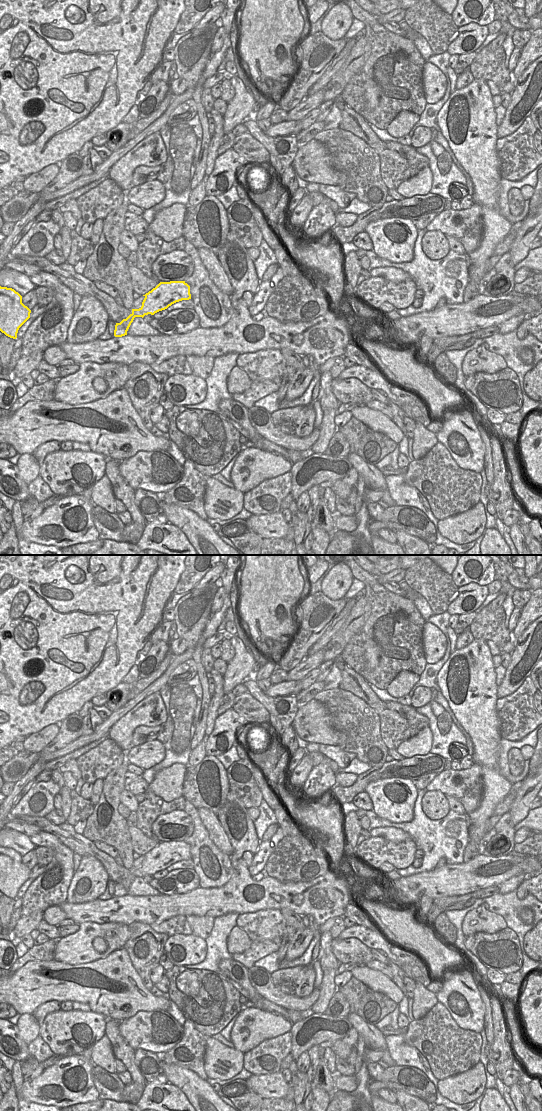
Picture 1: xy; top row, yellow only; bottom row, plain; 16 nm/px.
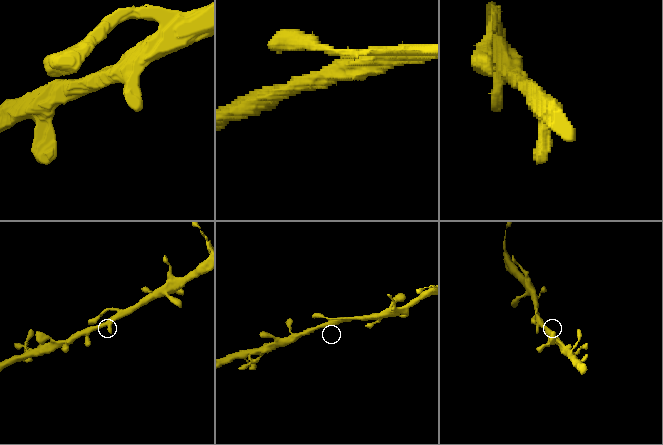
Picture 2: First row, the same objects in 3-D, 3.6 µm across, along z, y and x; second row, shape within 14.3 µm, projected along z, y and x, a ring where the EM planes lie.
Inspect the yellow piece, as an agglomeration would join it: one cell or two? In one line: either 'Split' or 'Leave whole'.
Leave whole

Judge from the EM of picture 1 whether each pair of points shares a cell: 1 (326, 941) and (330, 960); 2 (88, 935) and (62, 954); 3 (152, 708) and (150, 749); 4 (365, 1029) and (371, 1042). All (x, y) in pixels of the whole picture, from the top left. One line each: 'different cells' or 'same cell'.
1: same cell
2: same cell
3: different cells
4: same cell

